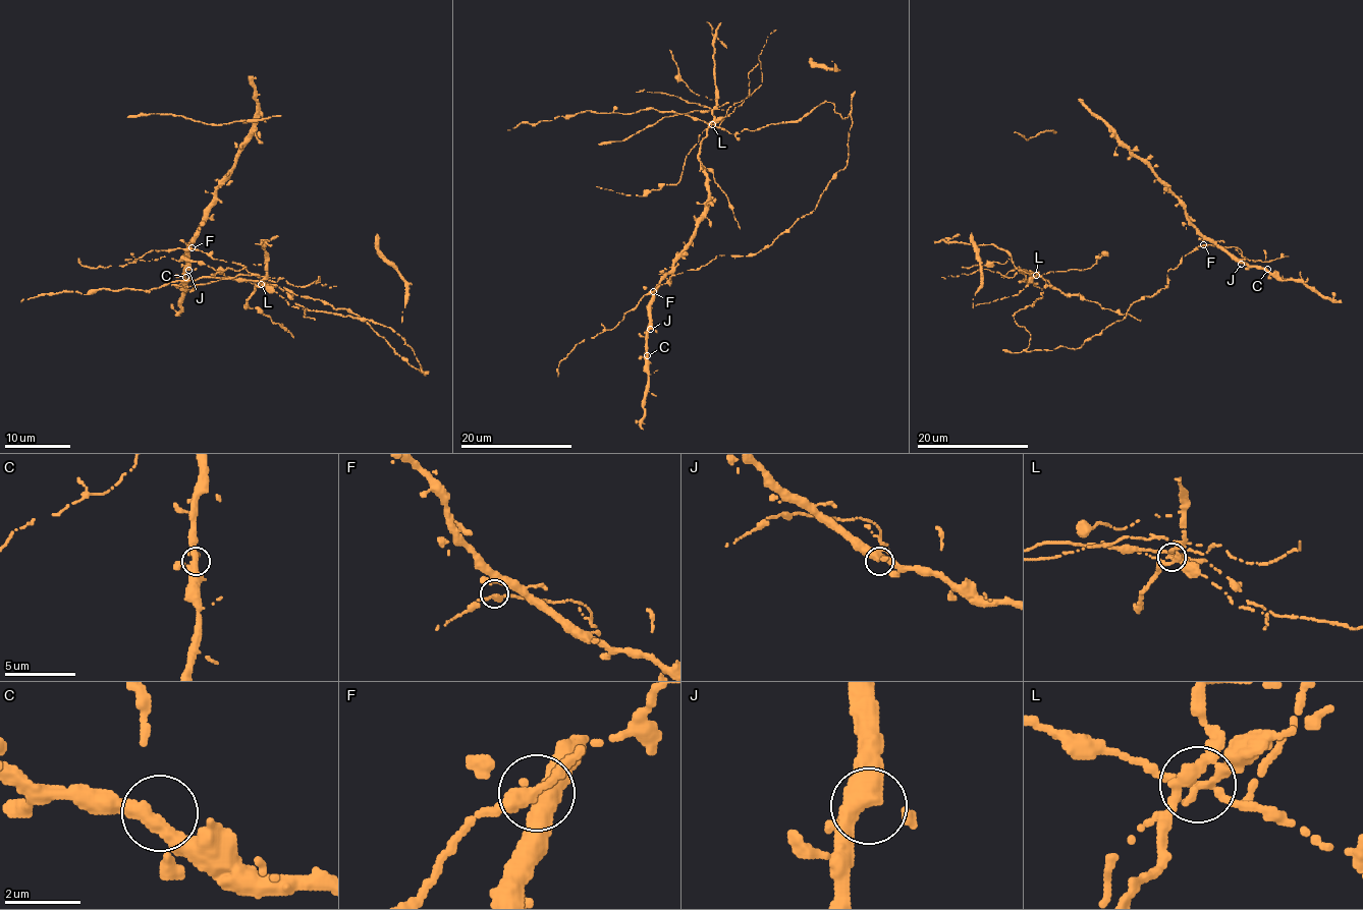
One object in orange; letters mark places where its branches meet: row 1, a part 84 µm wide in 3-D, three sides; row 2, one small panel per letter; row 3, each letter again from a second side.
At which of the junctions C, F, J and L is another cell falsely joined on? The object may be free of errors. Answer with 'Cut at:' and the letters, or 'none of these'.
Cut at: L

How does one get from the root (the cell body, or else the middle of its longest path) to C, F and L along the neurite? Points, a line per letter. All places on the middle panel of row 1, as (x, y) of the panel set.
C: (794, 223), (755, 254), (717, 256), (696, 270), (672, 275), (658, 286), (653, 291), (650, 305), (647, 355)
F: (794, 223), (755, 254), (717, 256), (696, 270), (672, 275), (653, 291)
L: (794, 223), (847, 165), (851, 115), (824, 101), (756, 130), (711, 124)

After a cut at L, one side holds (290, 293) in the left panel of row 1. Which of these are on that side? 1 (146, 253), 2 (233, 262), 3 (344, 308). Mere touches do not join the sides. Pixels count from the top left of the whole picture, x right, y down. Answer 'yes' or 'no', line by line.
1: yes
2: yes
3: yes

